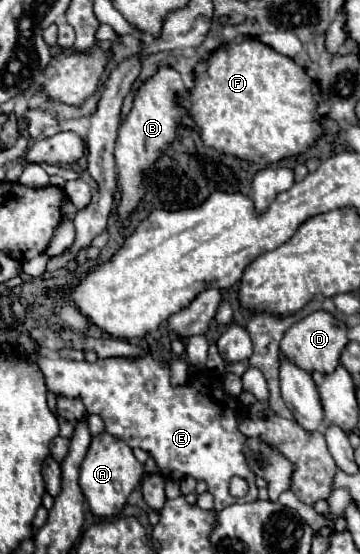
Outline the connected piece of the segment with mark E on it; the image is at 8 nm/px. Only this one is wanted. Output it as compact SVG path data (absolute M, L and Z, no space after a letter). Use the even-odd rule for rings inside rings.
M153 349L141 359L97 359L95 363L49 359L37 351L31 351L29 359L43 371L49 391L81 399L89 415L103 419L105 433L125 441L129 447L149 451L165 479L179 481L191 475L205 481L207 491L215 497L215 511L235 501L249 503L257 499L255 475L241 453L245 435L237 429L239 405L235 397L225 395L219 381L197 375L197 379L189 379L181 387L171 387L169 361L161 349ZM235 475L247 481L247 497L231 497L229 479Z

